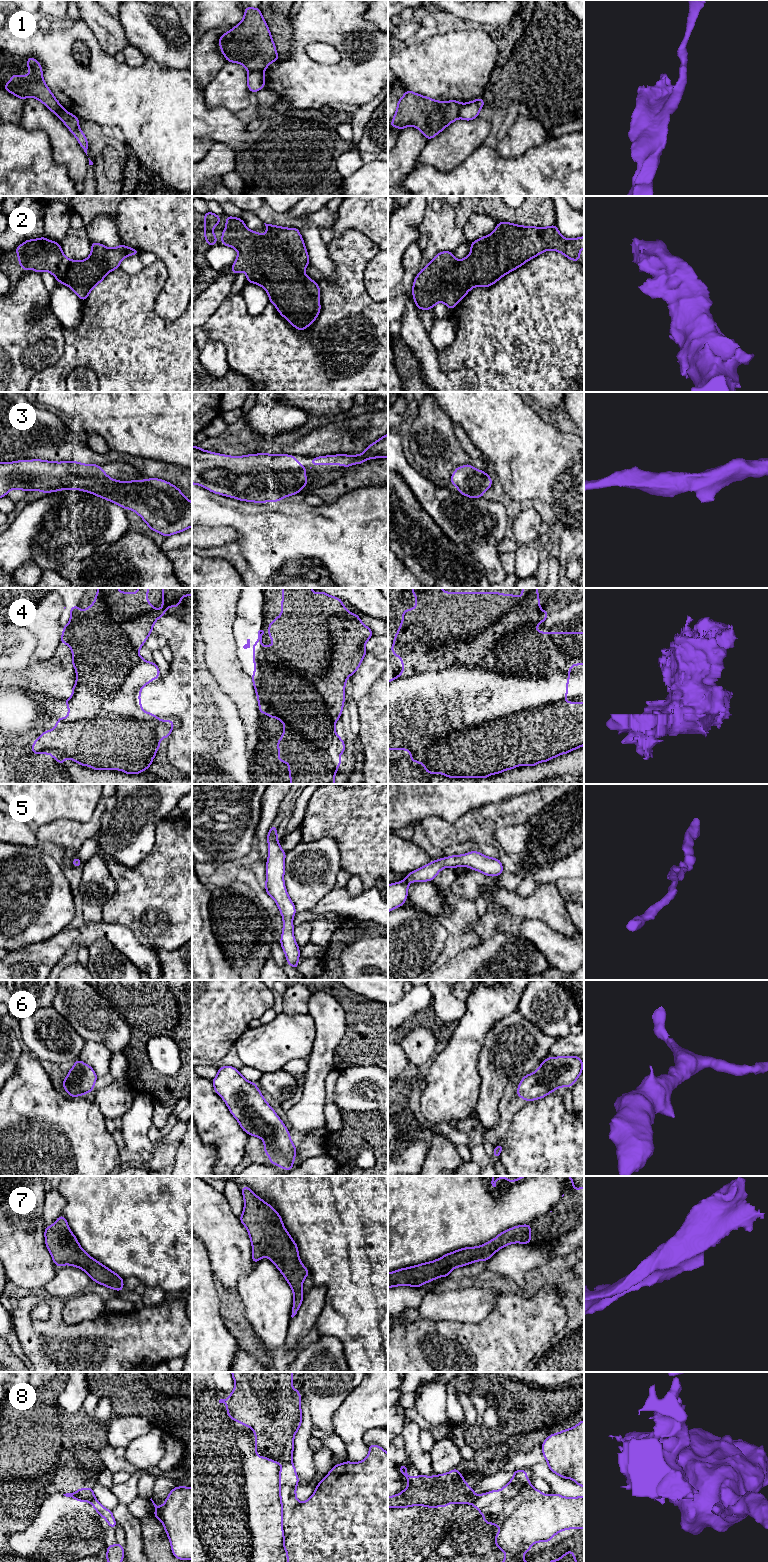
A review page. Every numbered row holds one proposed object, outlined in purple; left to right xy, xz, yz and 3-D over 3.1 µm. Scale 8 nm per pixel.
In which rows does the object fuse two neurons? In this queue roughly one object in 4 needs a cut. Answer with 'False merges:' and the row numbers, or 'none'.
False merges: 4, 8

